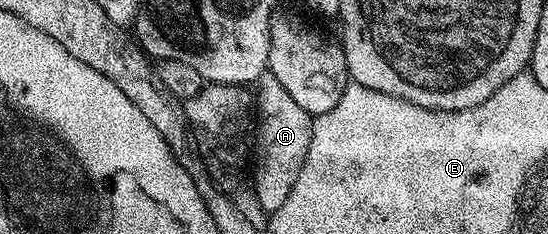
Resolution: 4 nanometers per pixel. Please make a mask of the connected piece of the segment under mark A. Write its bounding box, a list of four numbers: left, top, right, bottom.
[250,71,314,213]

